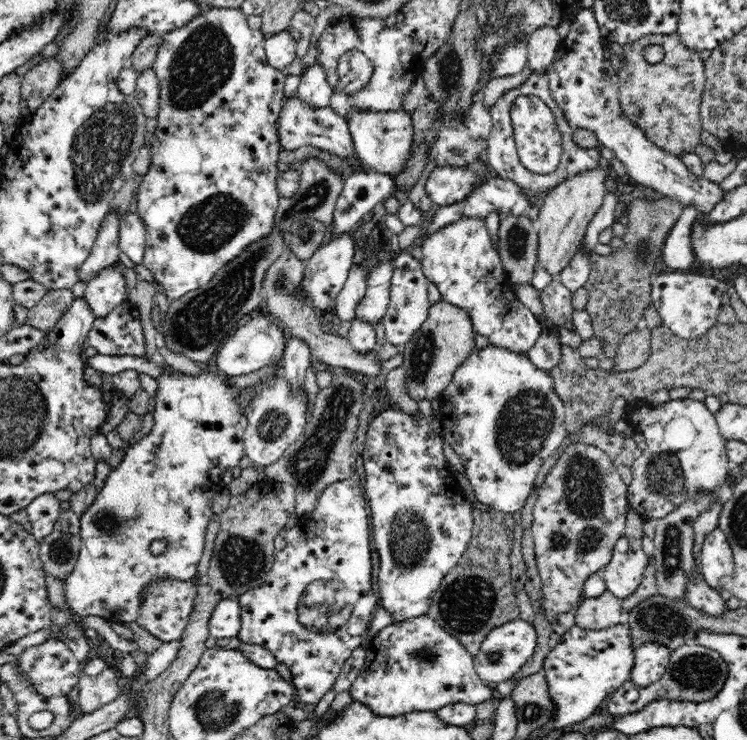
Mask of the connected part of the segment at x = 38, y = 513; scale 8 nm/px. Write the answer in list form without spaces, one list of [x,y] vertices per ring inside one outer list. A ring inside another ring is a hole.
[[[50,491],[37,496],[25,508],[33,527],[32,534],[38,539],[38,542],[41,542],[44,535],[53,530],[54,521],[61,512],[60,503],[61,501],[58,500],[56,493]]]

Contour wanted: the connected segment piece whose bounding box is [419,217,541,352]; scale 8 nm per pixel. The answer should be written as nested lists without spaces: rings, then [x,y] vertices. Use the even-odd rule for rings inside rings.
[[[462,217],[456,222],[443,226],[440,230],[424,235],[419,241],[422,251],[421,267],[426,278],[436,284],[443,298],[451,305],[462,307],[470,313],[474,332],[488,337],[490,343],[513,351],[528,352],[541,335],[541,323],[526,308],[513,293],[513,283],[506,278],[497,246],[492,242],[492,236],[485,219],[478,217]]]

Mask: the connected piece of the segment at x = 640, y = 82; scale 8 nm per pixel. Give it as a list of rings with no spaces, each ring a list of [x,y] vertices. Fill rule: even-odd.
[[[676,33],[652,34],[624,46],[623,49],[625,56],[627,56],[627,63],[622,64],[623,67],[618,73],[621,82],[619,99],[626,117],[630,121],[634,121],[656,146],[676,156],[679,156],[682,151],[694,151],[696,145],[699,144],[700,130],[703,128],[700,118],[700,105],[706,82],[705,64],[702,62],[700,53],[683,45]],[[650,44],[658,44],[658,46],[664,48],[664,57],[658,63],[650,64],[642,57],[642,50]]]

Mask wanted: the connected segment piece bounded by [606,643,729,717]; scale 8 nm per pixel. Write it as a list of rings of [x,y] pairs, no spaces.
[[[687,643],[679,646],[671,652],[670,666],[665,670],[662,678],[652,686],[640,690],[637,703],[630,705],[626,699],[626,694],[632,688],[631,682],[628,680],[613,692],[610,702],[606,704],[607,713],[613,717],[626,716],[629,712],[642,710],[644,705],[658,700],[670,700],[672,702],[708,702],[712,698],[718,696],[718,692],[722,690],[726,678],[728,678],[729,666],[716,650],[707,648],[695,643]]]

